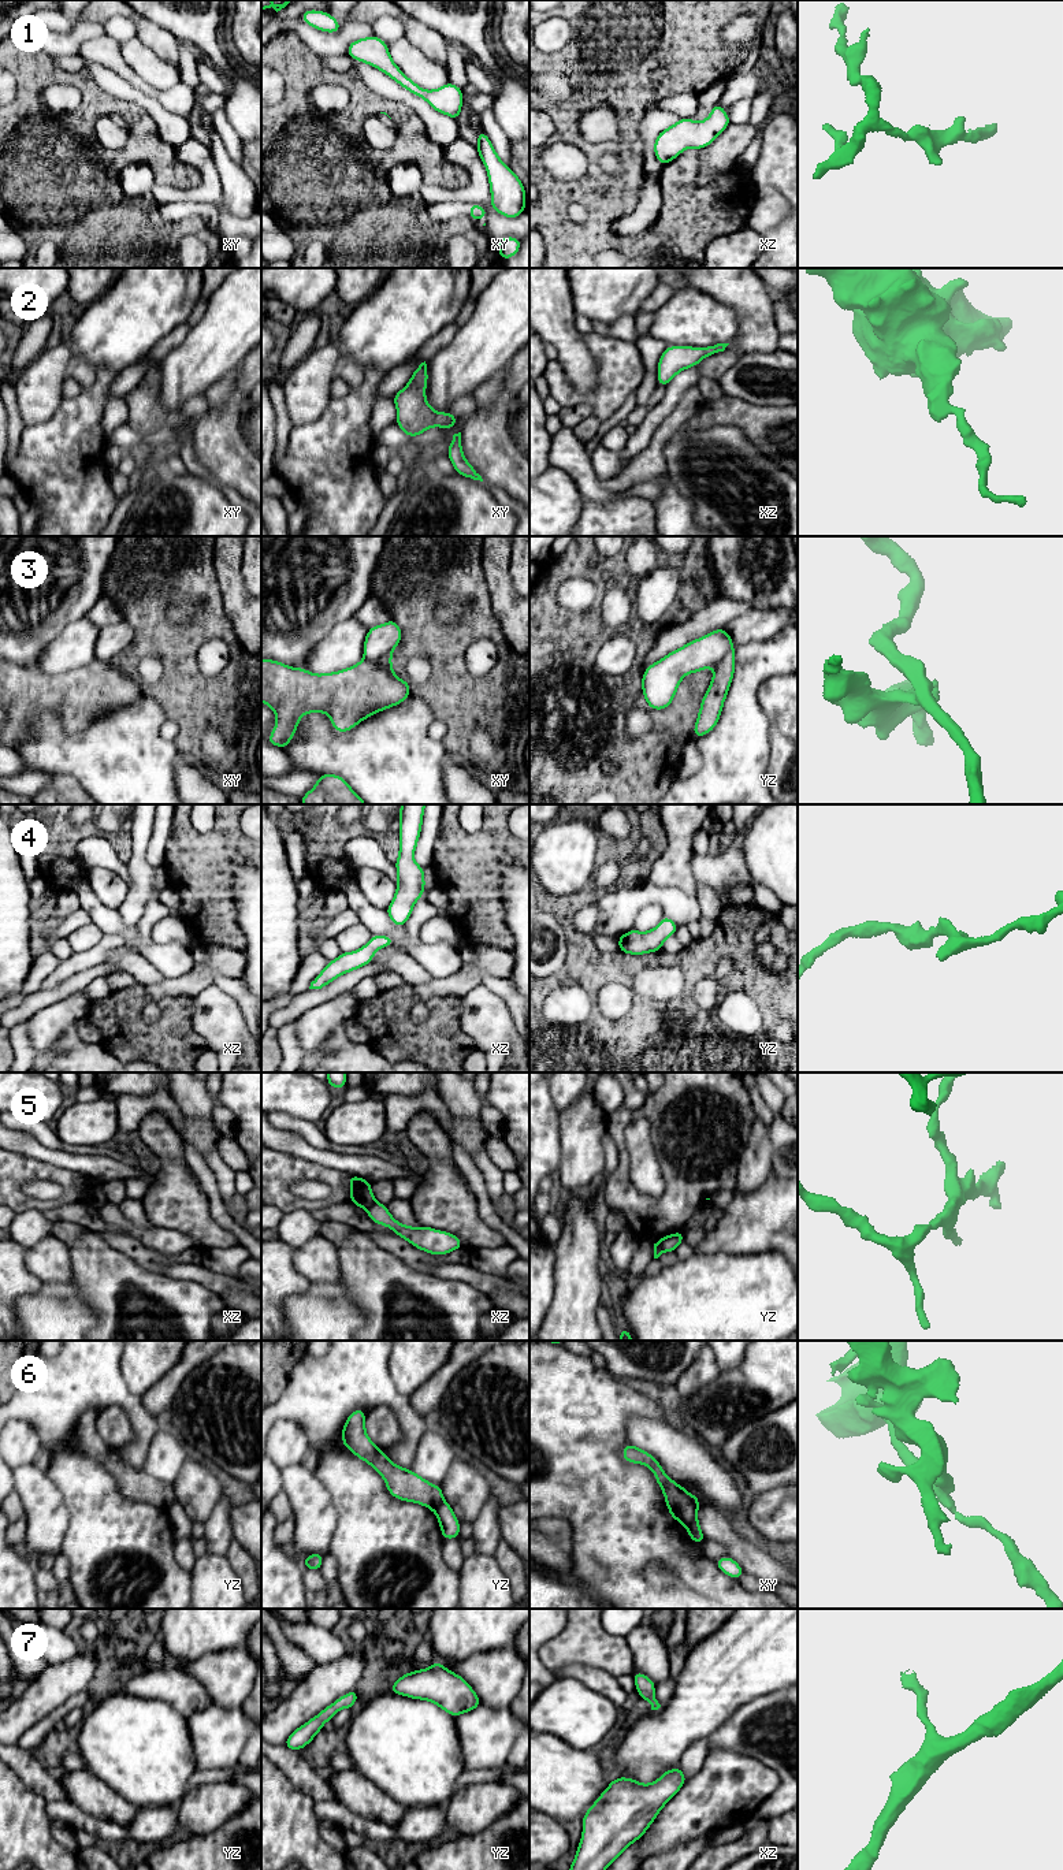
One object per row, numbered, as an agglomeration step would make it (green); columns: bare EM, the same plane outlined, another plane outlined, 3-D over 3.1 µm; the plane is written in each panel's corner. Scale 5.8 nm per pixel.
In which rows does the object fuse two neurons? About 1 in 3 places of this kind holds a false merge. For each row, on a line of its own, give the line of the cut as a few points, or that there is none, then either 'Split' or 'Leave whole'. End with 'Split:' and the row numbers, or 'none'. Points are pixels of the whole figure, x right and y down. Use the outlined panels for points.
1: No split. Leave whole
2: No split. Leave whole
3: Split along xy (364, 657), (368, 660), (390, 660). Split
4: No split. Leave whole
5: Split along yz (657, 1241), (664, 1250). Split
6: Split along xy (679, 1486), (698, 1508). Split
7: No split. Leave whole
Split: 3, 5, 6

